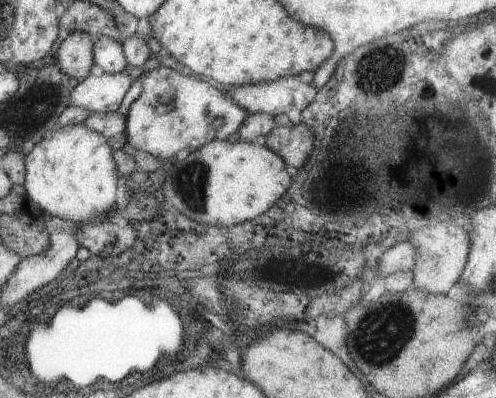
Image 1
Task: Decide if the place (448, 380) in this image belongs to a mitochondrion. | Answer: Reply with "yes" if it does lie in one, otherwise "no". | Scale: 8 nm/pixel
no

